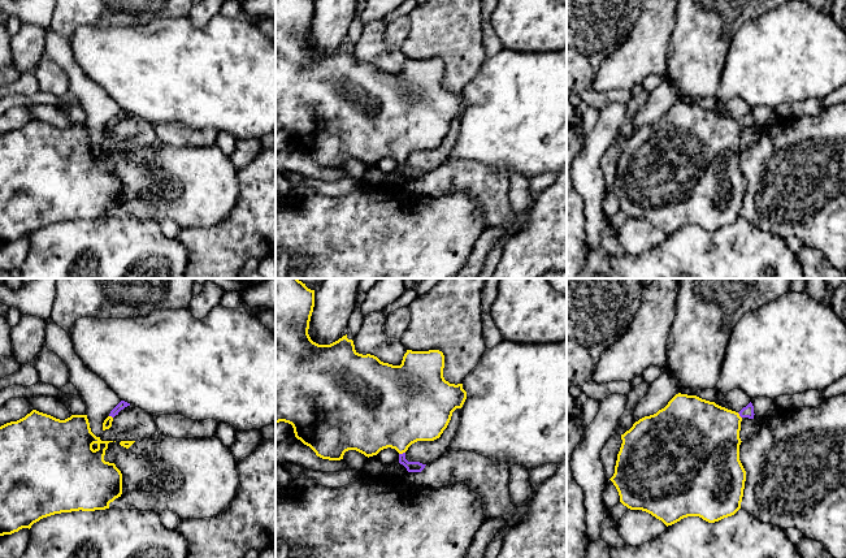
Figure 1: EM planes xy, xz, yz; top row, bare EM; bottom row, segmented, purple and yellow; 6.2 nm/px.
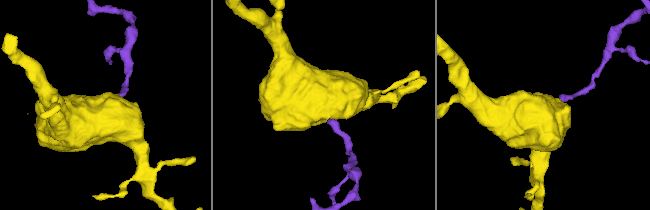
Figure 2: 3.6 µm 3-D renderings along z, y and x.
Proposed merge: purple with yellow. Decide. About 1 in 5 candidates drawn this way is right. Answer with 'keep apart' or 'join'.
join

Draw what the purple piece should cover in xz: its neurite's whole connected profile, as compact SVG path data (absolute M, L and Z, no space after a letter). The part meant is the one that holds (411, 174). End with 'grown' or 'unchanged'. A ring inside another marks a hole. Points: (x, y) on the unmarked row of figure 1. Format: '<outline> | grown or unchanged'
M276 0L276 131L285 130L292 134L295 146L304 153L309 155L317 165L329 169L340 169L348 159L356 159L365 165L377 164L381 159L391 156L399 161L399 172L403 173L408 181L421 181L426 173L420 170L408 170L405 168L405 160L417 150L434 150L441 146L447 137L452 121L456 117L461 117L467 100L463 98L463 92L450 92L443 86L444 64L439 59L429 60L412 60L407 59L400 74L392 74L381 70L377 65L366 62L359 62L355 59L352 48L347 47L347 43L330 53L318 53L313 51L308 43L309 30L314 16L314 0Z | grown

